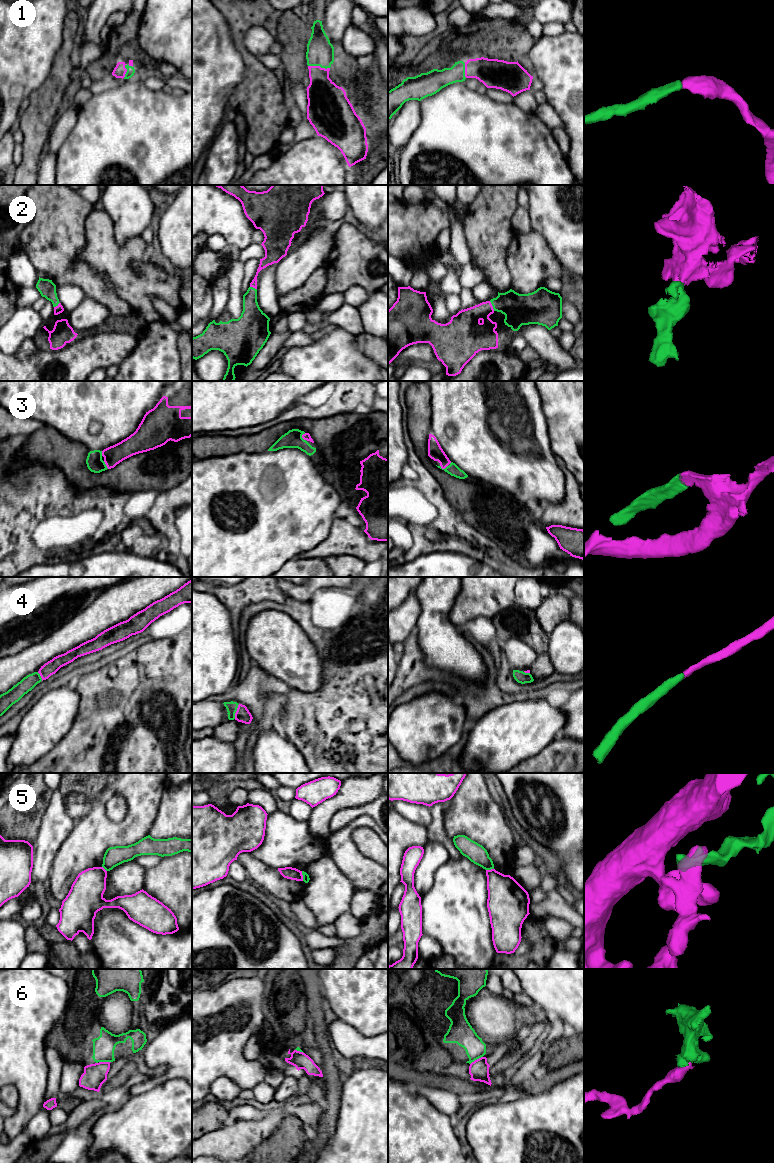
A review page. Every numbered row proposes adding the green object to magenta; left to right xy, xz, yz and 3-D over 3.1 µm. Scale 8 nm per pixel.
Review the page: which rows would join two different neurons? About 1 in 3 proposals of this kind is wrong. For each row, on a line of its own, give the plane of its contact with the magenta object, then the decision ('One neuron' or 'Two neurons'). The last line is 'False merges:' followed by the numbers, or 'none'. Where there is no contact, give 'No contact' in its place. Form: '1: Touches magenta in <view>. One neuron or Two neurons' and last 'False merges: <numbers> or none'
1: Touches magenta in xz. One neuron
2: Touches magenta in yz. One neuron
3: Touches magenta in xz. One neuron
4: Touches magenta in xz. One neuron
5: Touches magenta in xz. Two neurons
6: Touches magenta in yz. Two neurons
False merges: 5, 6

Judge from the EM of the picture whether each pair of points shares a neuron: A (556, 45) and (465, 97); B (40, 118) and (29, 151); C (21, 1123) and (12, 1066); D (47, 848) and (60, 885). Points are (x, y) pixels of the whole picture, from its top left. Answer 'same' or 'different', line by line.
A: different
B: same
C: same
D: different

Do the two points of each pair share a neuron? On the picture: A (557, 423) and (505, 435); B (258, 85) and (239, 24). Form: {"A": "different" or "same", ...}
{"A": "different", "B": "same"}

